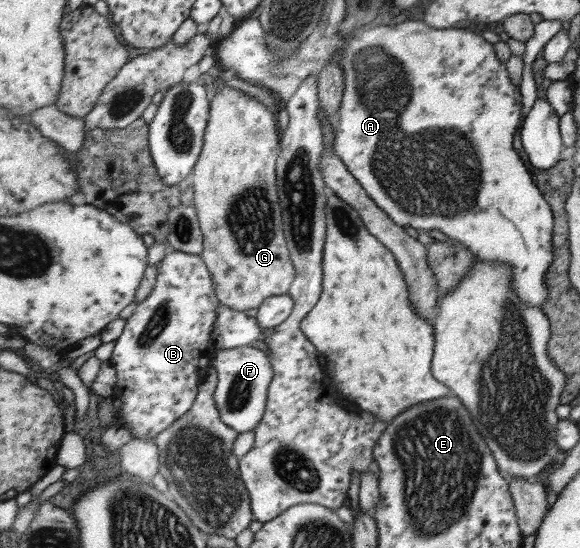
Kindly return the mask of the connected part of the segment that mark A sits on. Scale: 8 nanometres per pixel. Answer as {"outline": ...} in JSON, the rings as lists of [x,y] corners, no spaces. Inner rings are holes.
{"outline":[[[253,16],[244,20],[244,22],[235,23],[235,26],[228,34],[218,40],[216,46],[213,47],[215,58],[220,62],[223,70],[232,67],[236,70],[236,76],[244,81],[254,84],[266,84],[272,79],[288,78],[295,76],[301,81],[308,80],[308,76],[319,74],[336,56],[336,52],[342,52],[340,57],[340,66],[344,70],[344,82],[346,82],[346,90],[342,99],[342,104],[335,120],[337,136],[334,139],[333,147],[338,156],[344,161],[344,165],[349,172],[358,180],[358,183],[367,191],[367,194],[380,206],[384,212],[392,217],[392,220],[399,226],[408,225],[414,229],[423,232],[437,229],[450,239],[468,245],[468,248],[477,257],[484,262],[508,262],[512,269],[512,284],[518,292],[518,297],[523,304],[530,307],[537,307],[543,310],[547,304],[549,297],[548,285],[546,285],[546,276],[548,270],[554,262],[554,240],[555,240],[555,215],[551,205],[543,198],[538,186],[532,179],[533,170],[527,164],[524,154],[516,151],[514,148],[514,136],[516,130],[523,128],[525,122],[524,100],[522,98],[522,90],[516,84],[511,84],[510,72],[507,63],[502,62],[495,51],[495,44],[491,44],[488,40],[484,40],[480,34],[472,32],[468,29],[447,28],[446,30],[436,30],[432,28],[426,21],[420,19],[420,22],[404,22],[404,24],[392,24],[384,26],[373,26],[371,29],[363,32],[356,32],[348,43],[342,41],[342,37],[338,33],[331,35],[317,36],[312,33],[298,49],[296,53],[290,53],[288,57],[282,57],[276,48],[268,42],[266,29],[262,26],[257,16]]]}

